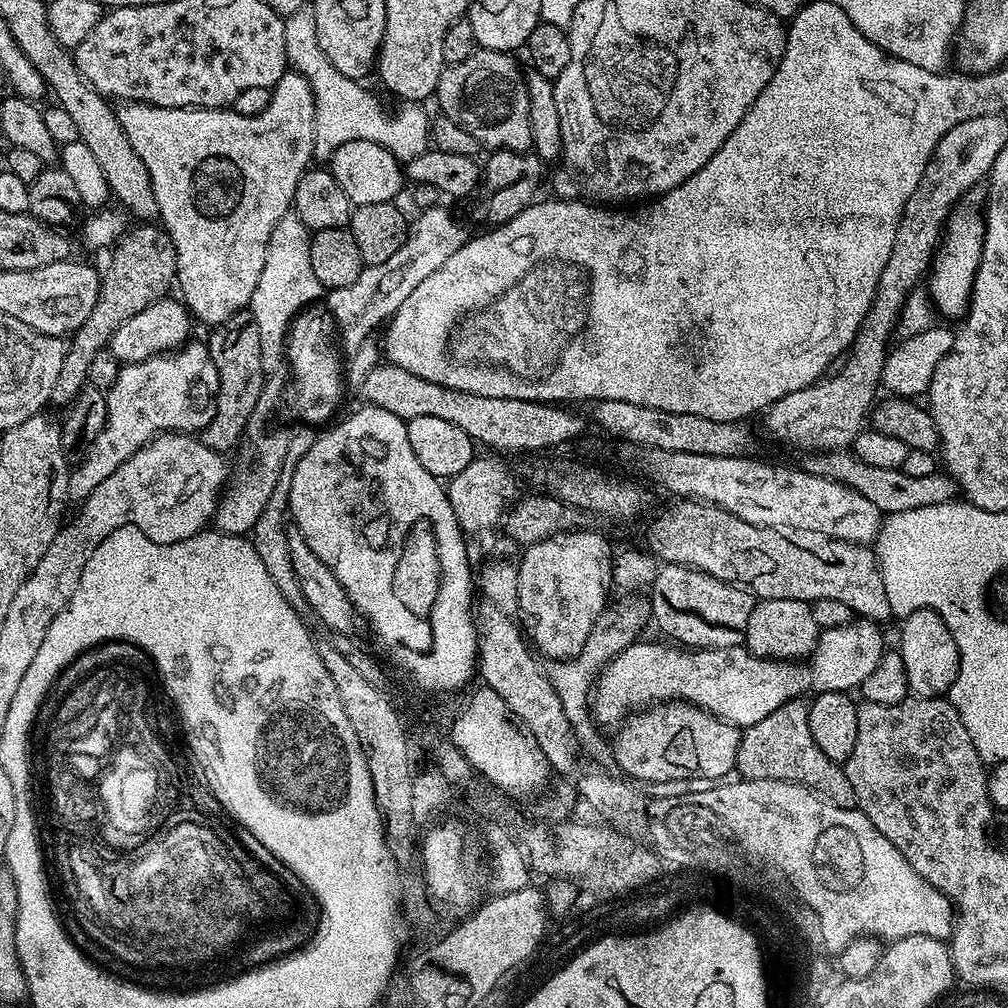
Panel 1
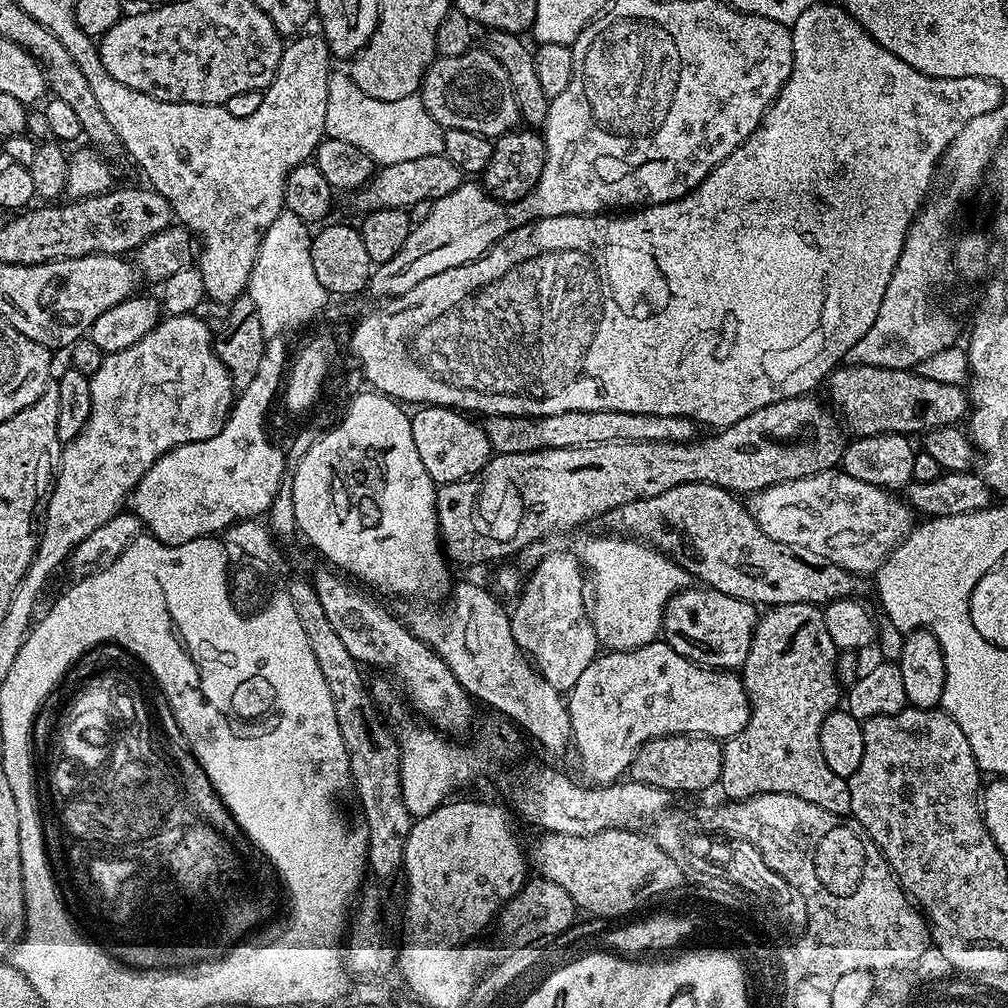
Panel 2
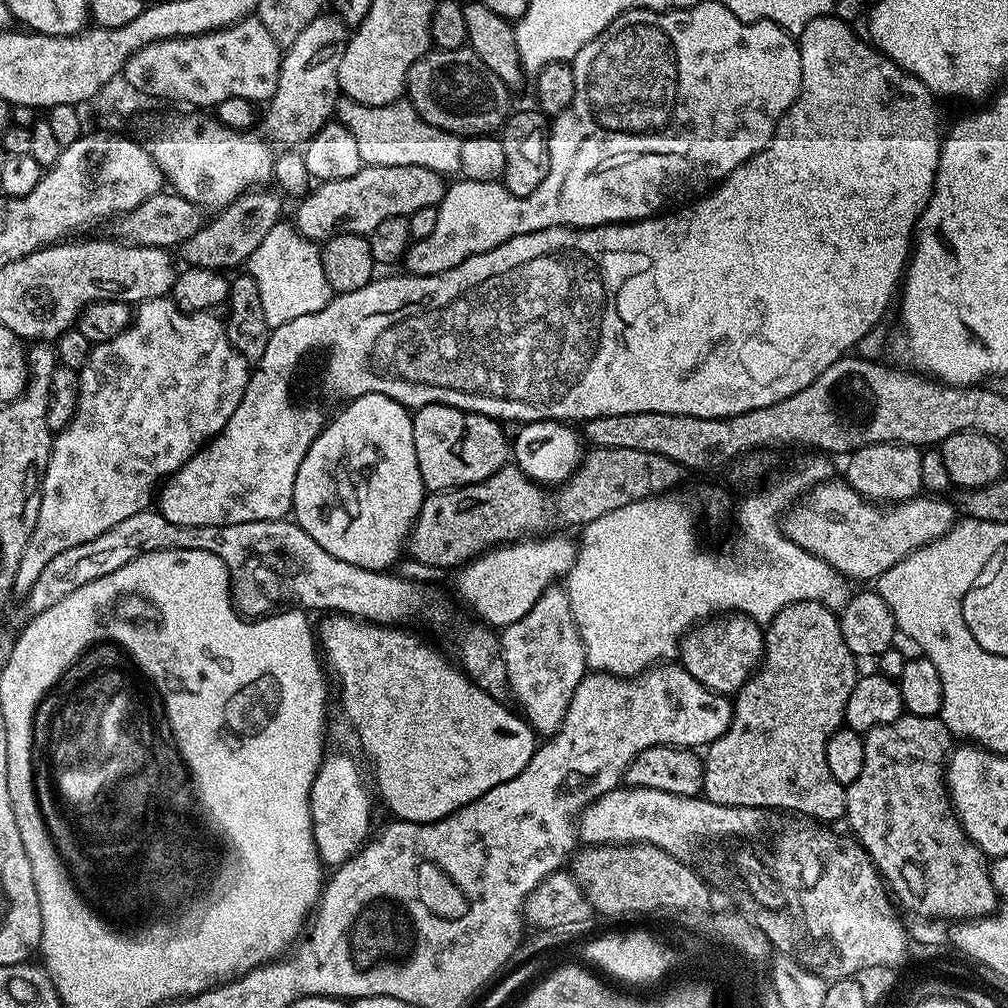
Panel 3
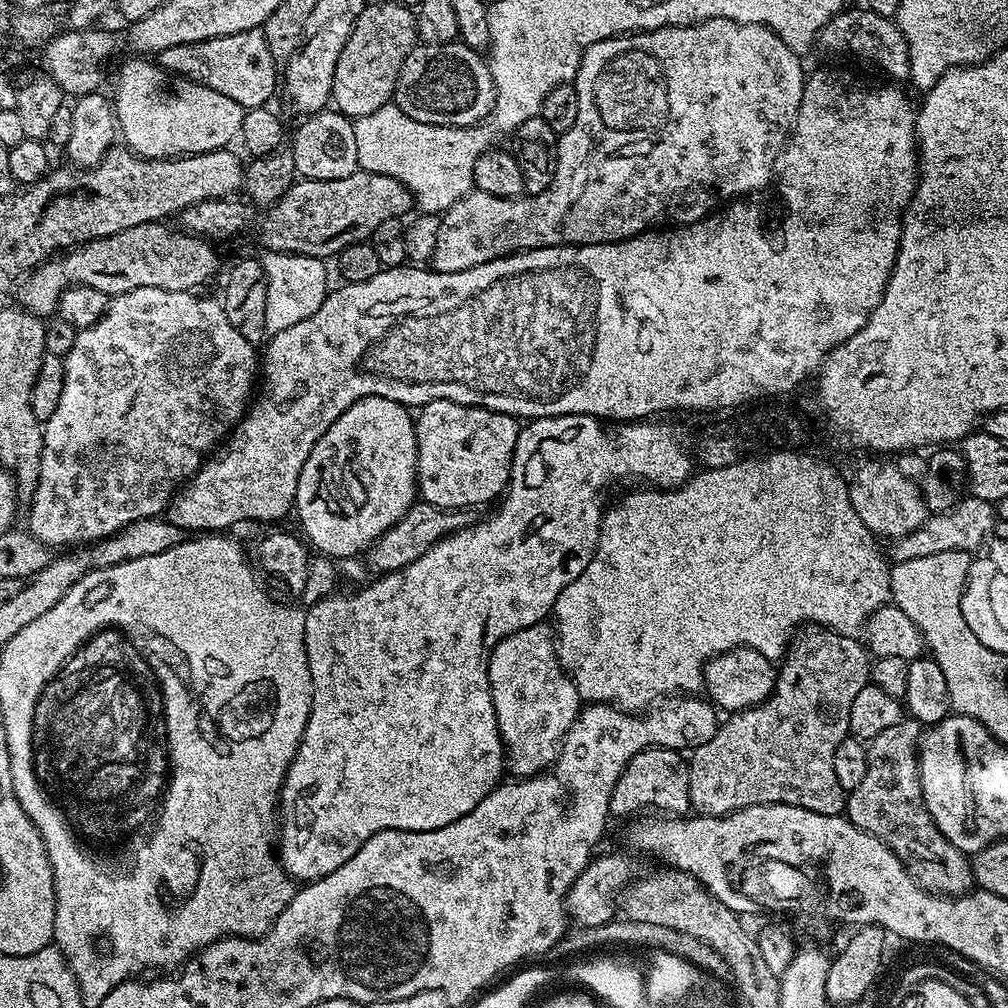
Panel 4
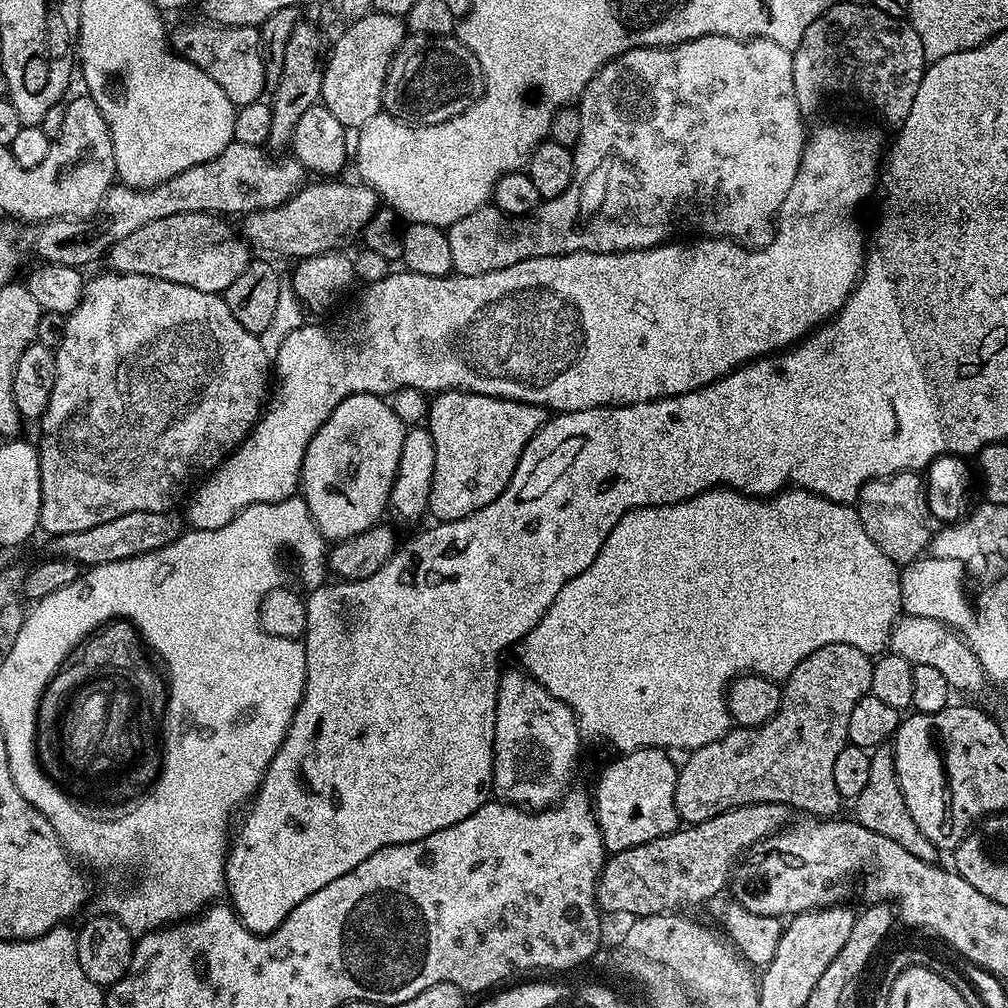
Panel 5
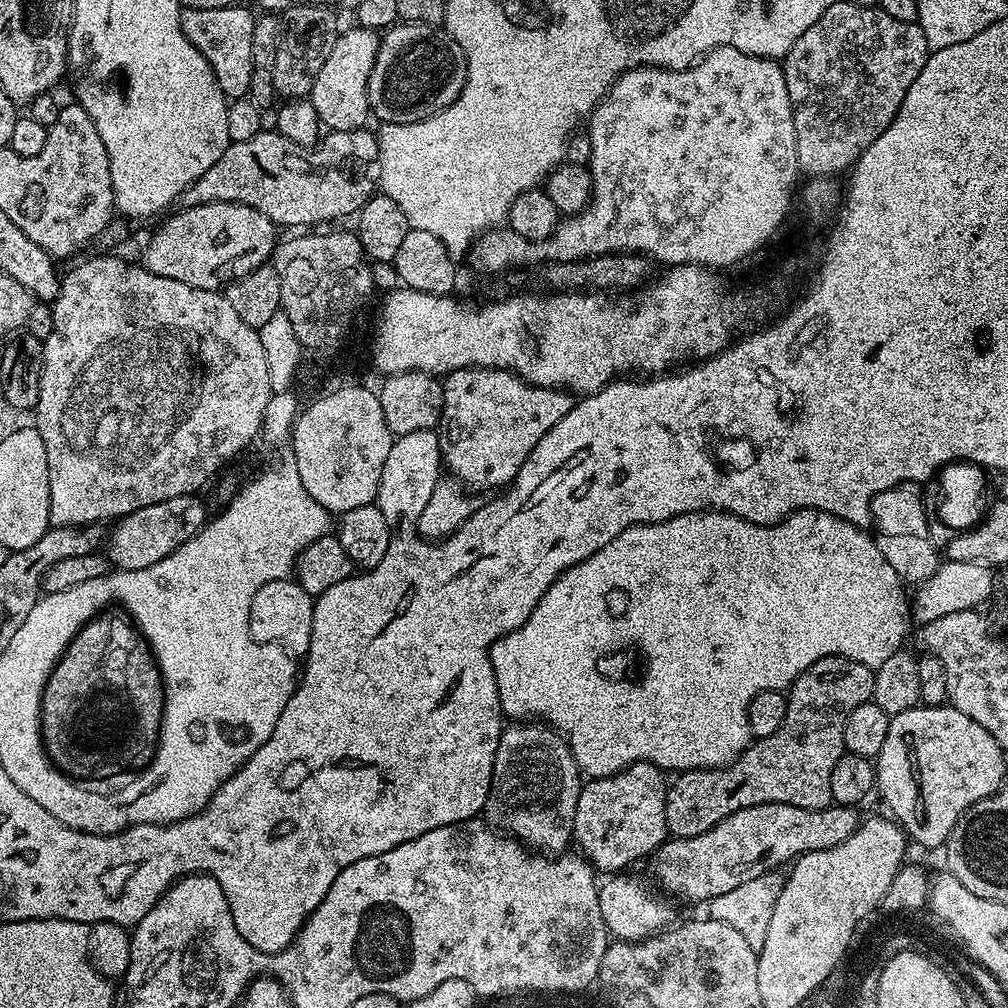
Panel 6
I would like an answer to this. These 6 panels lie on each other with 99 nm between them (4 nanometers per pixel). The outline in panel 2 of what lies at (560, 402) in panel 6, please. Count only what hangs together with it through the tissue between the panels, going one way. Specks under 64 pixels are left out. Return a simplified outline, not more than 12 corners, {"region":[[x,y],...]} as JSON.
{"region":[[420,406],[414,447],[432,483],[465,480],[494,453],[463,411]]}

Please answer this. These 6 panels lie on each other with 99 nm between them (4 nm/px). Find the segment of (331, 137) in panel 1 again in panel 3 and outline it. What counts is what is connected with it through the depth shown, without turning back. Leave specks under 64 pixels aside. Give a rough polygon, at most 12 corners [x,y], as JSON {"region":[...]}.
{"region":[[336,101],[365,165],[459,173],[461,137],[407,102]]}

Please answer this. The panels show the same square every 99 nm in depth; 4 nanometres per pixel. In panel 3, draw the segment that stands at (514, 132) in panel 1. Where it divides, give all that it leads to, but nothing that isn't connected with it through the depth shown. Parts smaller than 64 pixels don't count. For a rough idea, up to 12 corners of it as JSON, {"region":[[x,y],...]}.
{"region":[[471,48],[430,50],[407,103],[430,126],[492,134],[510,89]]}

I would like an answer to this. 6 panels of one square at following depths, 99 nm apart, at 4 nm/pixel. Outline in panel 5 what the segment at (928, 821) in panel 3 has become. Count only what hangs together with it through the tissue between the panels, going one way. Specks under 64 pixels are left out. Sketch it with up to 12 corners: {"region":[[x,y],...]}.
{"region":[[891,747],[871,753],[856,823],[914,858],[938,850],[918,830],[896,781]]}

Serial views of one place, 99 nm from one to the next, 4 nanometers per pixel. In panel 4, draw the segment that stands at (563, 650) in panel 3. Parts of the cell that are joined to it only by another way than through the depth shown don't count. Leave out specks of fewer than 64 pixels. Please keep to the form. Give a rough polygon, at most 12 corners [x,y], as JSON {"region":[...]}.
{"region":[[553,625],[499,640],[488,681],[507,771],[551,769],[582,707]]}

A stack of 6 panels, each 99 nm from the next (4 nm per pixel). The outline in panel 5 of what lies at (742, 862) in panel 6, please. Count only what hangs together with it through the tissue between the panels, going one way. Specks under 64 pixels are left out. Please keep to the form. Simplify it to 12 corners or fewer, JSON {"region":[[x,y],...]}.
{"region":[[747,804],[609,855],[596,907],[676,914],[789,823]]}

